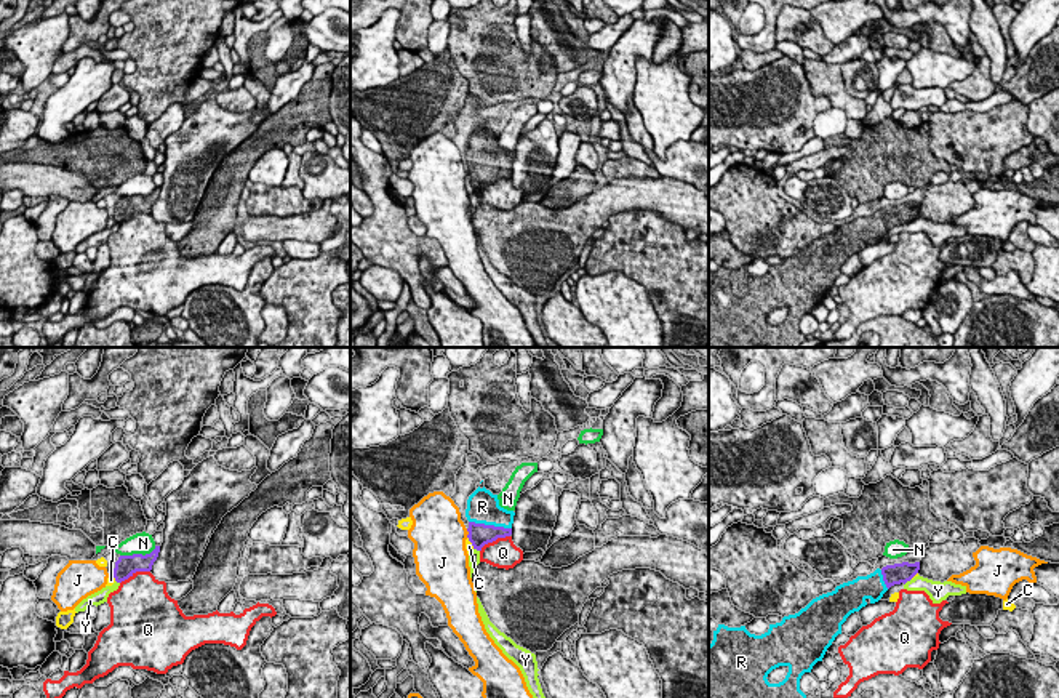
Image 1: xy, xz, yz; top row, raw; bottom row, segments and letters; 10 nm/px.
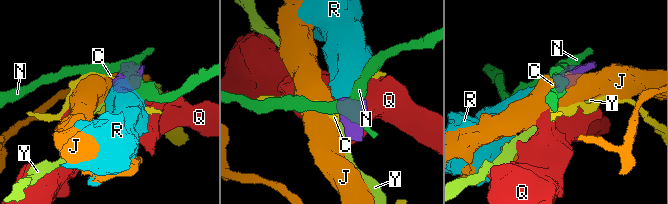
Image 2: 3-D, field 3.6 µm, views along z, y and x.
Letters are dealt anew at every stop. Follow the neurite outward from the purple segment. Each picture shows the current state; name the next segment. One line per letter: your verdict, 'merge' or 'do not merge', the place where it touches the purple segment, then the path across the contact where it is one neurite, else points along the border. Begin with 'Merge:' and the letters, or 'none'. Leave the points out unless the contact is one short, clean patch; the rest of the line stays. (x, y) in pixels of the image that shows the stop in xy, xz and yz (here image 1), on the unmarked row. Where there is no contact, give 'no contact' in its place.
Merge: R
C: do not merge | xz (471, 183) | along xz (467, 178), (474, 189)
J: do not merge | xz (469, 175)
N: do not merge | xy (138, 196)
Q: do not merge | xy (135, 213)
R: merge | xz (490, 167) | across xz (479, 176), (490, 167), (482, 148)
Y: do not merge | yz (907, 221) | along yz (911, 220), (904, 226)

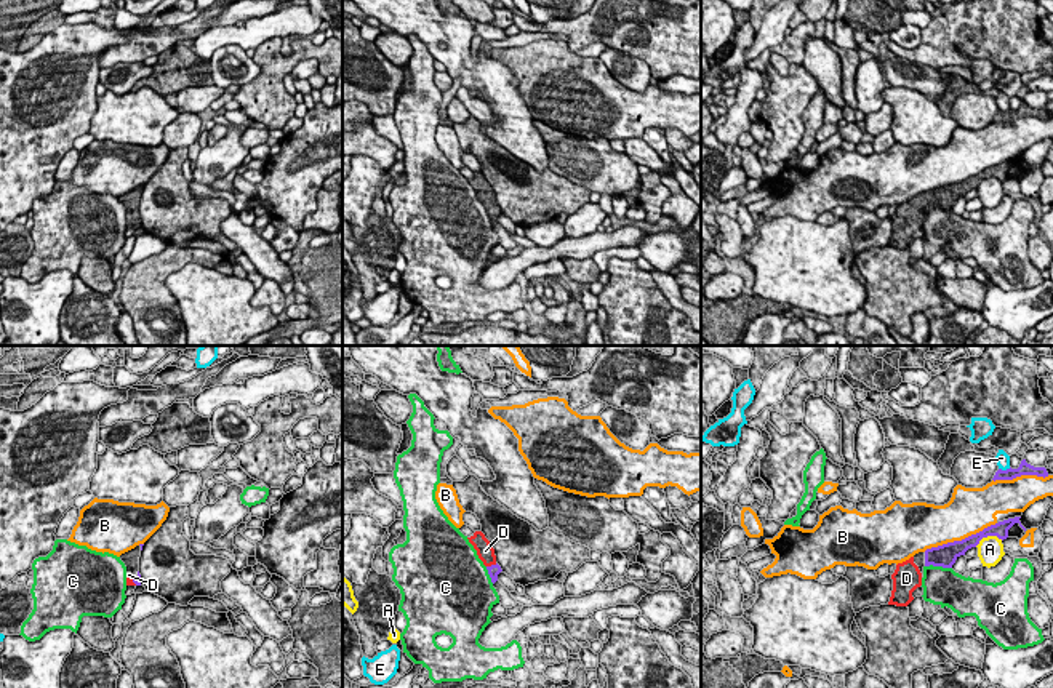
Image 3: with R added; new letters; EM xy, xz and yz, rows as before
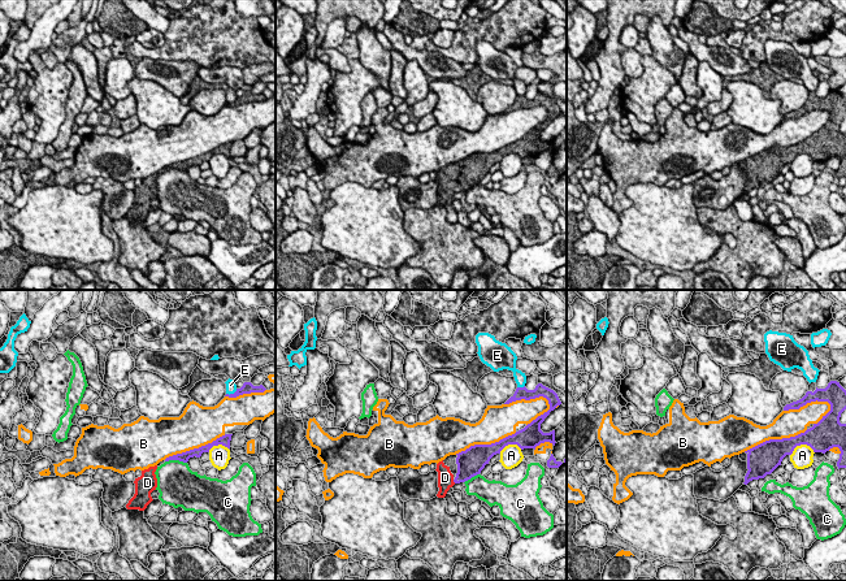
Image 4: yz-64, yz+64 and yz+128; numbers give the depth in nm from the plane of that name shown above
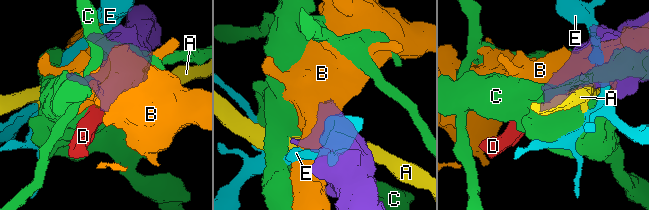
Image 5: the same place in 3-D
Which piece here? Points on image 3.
Merge: D
A: do not merge | yz (988, 176)
B: do not merge | yz (959, 183)
C: do not merge | yz (938, 207) | along yz (925, 207), (951, 210)
D: merge | xz (492, 207) | across xz (493, 212), (492, 207), (485, 192)
E: do not merge | yz (1004, 112)

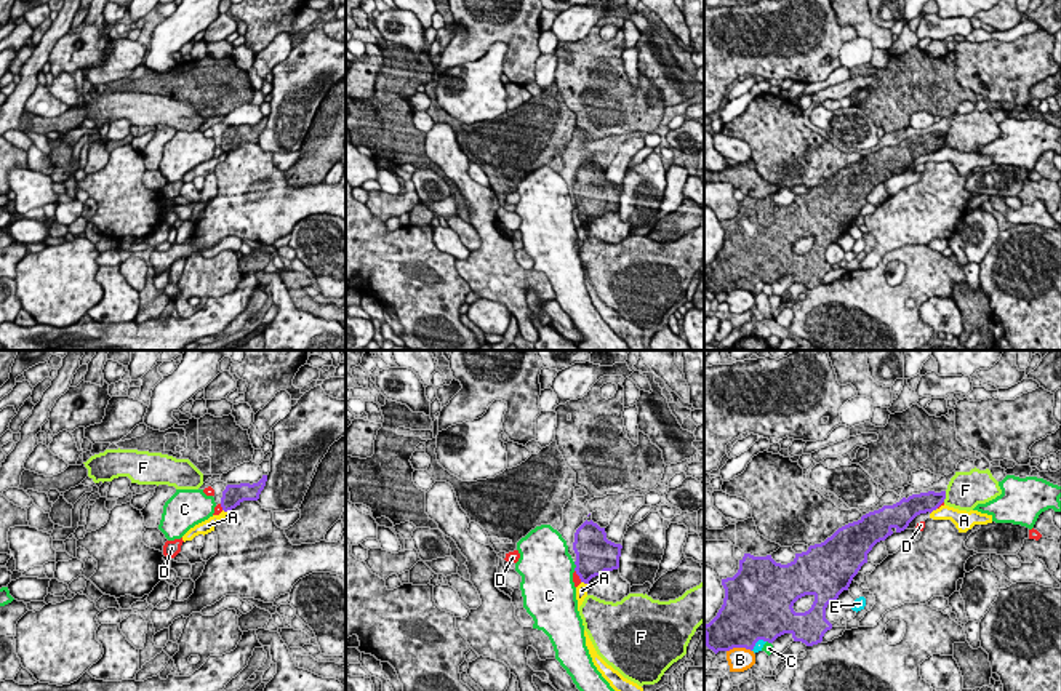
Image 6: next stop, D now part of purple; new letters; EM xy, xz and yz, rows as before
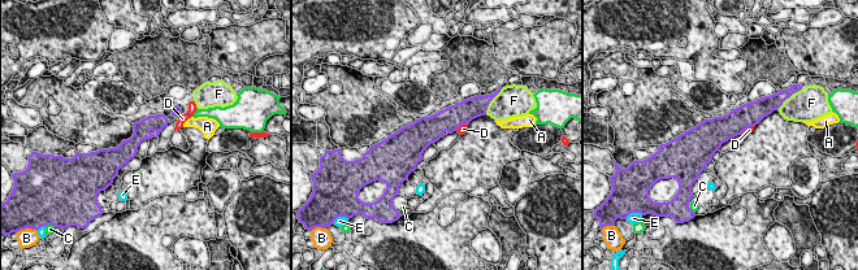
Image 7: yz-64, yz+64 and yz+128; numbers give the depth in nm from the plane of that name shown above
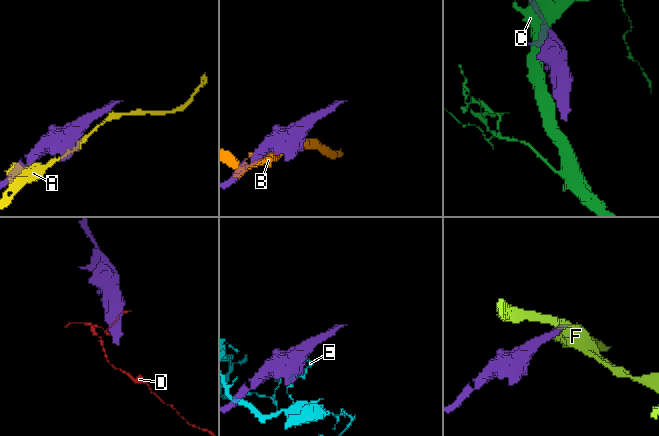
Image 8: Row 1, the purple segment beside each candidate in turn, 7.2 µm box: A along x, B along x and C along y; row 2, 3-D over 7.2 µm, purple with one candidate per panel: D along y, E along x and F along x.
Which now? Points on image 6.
Merge: none
A: do not merge | yz (933, 151) | along yz (936, 149), (930, 155)
B: do not merge | yz (738, 288)
C: do not merge | xz (576, 208)
D: do not merge | xz (578, 216)
E: do not merge | yz (757, 282)
F: do not merge | yz (944, 138)

